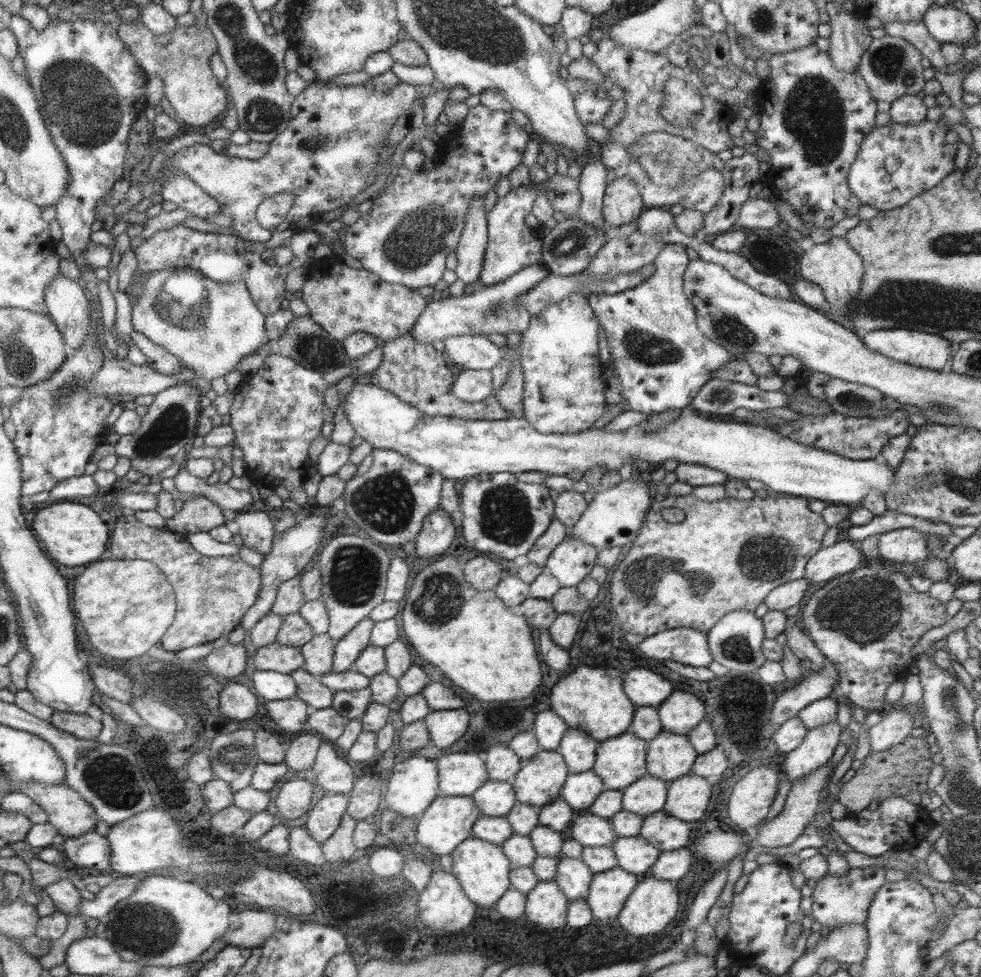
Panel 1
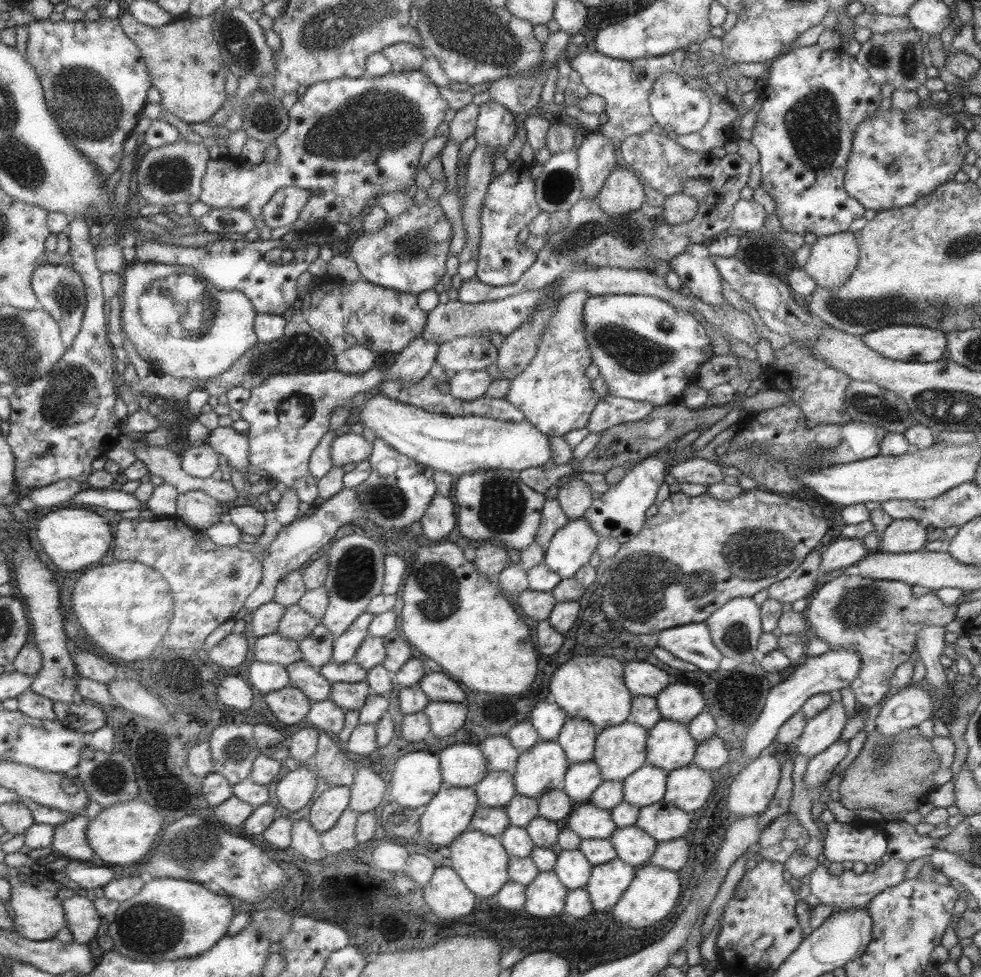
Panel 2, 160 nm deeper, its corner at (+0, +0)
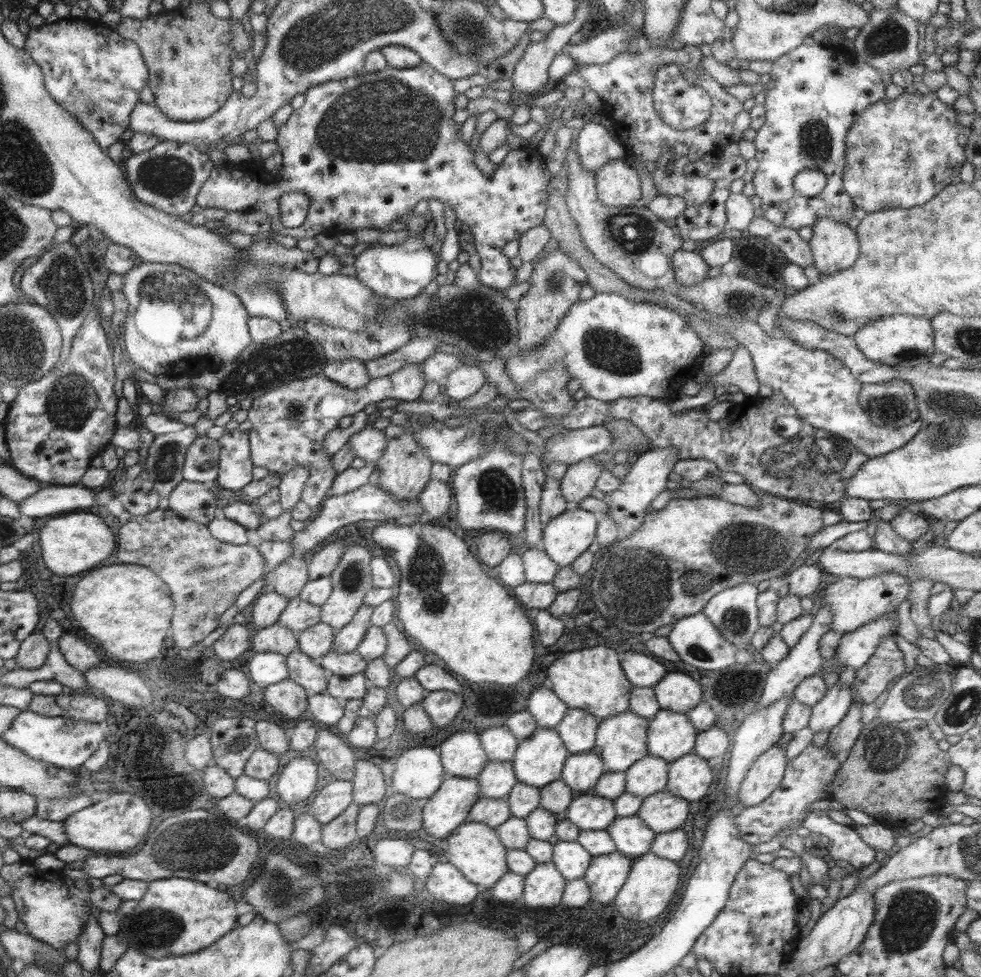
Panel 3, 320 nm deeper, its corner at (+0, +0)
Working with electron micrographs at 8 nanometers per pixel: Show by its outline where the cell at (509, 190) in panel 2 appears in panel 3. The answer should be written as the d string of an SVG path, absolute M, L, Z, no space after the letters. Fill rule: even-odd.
M421 61L411 68L385 65L385 68L372 73L361 72L355 76L311 86L305 92L303 105L293 110L278 128L274 141L279 145L282 164L275 172L275 182L256 184L253 180L245 184L243 179L232 179L231 171L223 166L213 167L197 193L196 204L202 209L215 207L239 210L241 202L245 204L241 210L263 210L272 220L273 234L291 236L297 241L319 233L341 234L360 228L383 231L393 222L405 221L406 210L413 208L419 200L436 198L453 210L455 220L469 228L480 258L477 280L503 291L513 284L517 263L505 257L501 248L510 240L518 239L526 230L542 224L550 172L537 148L527 143L516 150L508 150L503 161L495 164L490 174L479 171L469 143L465 144L460 137L459 128L455 128L453 98L457 93L453 83L453 79L443 76ZM286 192L302 192L309 199L306 219L293 228L283 226L280 221L279 197Z

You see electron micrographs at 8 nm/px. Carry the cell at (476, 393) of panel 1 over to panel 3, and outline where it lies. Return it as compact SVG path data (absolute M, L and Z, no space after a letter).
M463 365L451 371L442 383L450 401L457 402L475 394L486 383L486 378L476 365Z

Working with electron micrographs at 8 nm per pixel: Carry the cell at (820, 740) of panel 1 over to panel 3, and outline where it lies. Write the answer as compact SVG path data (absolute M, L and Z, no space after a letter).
M836 681L811 707L808 727L812 730L812 734L834 727L846 715L853 700L851 686L848 687Z

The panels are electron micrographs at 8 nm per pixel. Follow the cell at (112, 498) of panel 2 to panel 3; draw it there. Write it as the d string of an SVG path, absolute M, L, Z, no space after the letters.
M52 485L37 490L35 494L17 502L19 514L29 518L57 516L71 510L87 509L96 504L96 490L82 485Z

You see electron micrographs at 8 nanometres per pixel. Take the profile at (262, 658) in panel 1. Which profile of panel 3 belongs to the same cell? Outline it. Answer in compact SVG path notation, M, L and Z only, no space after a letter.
M275 622L265 628L257 629L253 640L251 640L251 650L256 652L278 652L287 656L291 651L298 648L295 632L289 628Z

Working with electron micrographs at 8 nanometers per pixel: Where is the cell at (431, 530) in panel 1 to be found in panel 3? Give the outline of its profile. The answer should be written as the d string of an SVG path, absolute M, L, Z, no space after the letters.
M429 476L427 484L419 492L417 502L422 506L422 518L428 522L438 522L437 518L446 515L451 500L452 489L445 481Z

